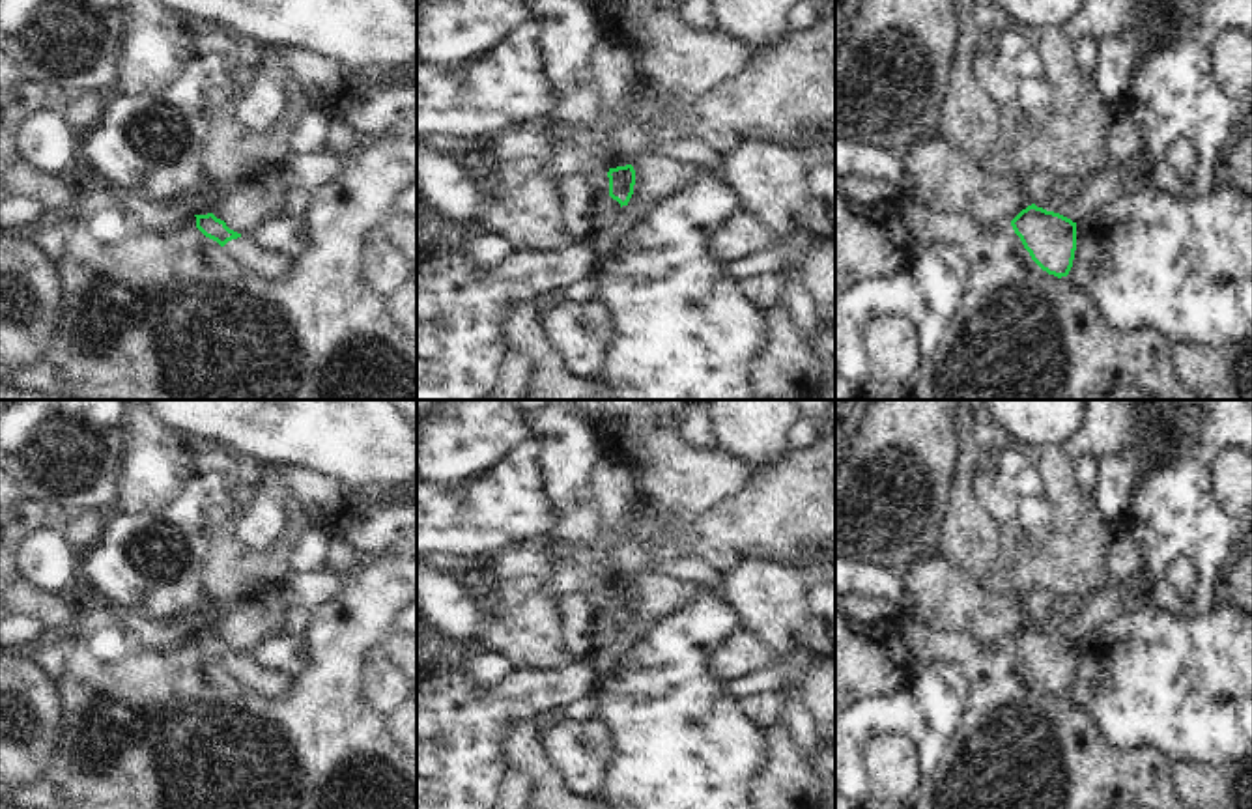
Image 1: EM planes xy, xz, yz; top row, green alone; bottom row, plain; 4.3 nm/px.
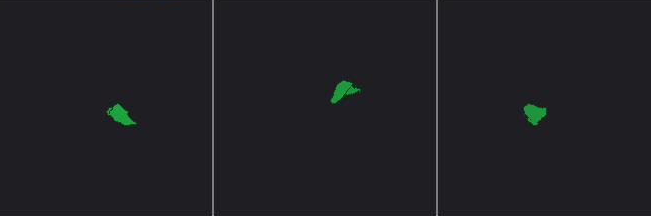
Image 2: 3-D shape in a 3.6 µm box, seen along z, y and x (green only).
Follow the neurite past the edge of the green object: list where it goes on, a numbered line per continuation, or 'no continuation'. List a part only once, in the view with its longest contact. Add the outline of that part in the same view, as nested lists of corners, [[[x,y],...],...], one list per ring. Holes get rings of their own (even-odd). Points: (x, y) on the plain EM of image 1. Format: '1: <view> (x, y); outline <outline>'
1: xy (268, 684); outline [[[243,652],[241,656],[228,660],[224,663],[224,671],[239,686],[267,701],[282,699],[293,682],[292,676],[280,671],[258,665],[250,652]]]

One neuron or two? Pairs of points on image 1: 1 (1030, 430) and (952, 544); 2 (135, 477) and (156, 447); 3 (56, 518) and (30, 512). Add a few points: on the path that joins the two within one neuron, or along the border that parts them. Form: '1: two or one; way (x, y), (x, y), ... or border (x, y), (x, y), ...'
1: two; border (993, 419), (1026, 447)
2: one; way (142, 469), (156, 454)
3: one; way (51, 518), (36, 516)

